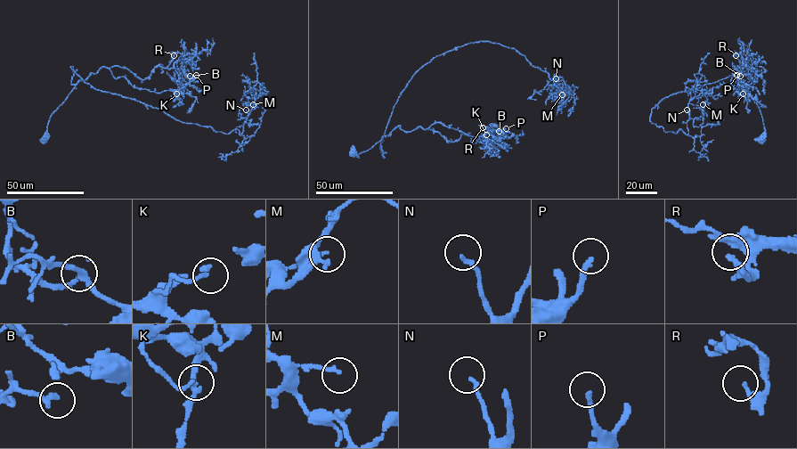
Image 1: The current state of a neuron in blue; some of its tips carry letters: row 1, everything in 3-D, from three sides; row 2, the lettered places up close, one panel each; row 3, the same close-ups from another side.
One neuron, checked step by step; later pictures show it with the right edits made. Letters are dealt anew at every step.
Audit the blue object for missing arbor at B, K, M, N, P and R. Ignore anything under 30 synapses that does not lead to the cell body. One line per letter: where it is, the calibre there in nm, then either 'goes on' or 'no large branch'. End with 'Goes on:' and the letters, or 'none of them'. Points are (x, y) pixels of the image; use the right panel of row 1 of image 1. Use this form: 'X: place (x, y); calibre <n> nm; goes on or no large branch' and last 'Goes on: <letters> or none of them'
B: place (740, 76); calibre 140 nm; goes on
K: place (743, 93); calibre 140 nm; no large branch
M: place (703, 104); calibre 130 nm; no large branch
N: place (687, 110); calibre 150 nm; goes on
P: place (736, 75); calibre 180 nm; goes on
R: place (736, 55); calibre 240 nm; no large branch
Goes on: B, N, P

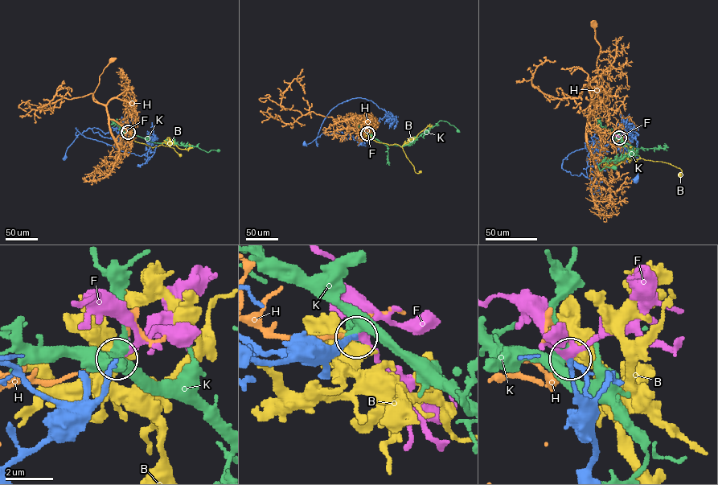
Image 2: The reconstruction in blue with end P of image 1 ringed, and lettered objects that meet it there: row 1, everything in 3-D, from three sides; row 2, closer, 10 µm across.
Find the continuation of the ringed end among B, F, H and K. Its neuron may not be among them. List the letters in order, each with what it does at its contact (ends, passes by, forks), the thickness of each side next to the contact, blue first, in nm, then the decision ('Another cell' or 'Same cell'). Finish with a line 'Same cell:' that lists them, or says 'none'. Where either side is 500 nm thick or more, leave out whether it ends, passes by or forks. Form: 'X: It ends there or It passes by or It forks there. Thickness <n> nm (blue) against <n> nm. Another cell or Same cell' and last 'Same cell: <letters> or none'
B: It forks there. Thickness 200 nm (blue) against 400 nm. Another cell
F: It passes by. Thickness 180 nm (blue) against 240 nm. Same cell
H: It passes by. Thickness 180 nm (blue) against 160 nm. Another cell
K: It forks there. Thickness 200 nm (blue) against 360 nm. Another cell
Same cell: F

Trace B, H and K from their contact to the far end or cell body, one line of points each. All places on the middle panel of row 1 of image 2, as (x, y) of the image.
B: (367, 133), (376, 141), (399, 145), (415, 172), (420, 172)
H: (367, 133), (364, 133), (369, 129), (367, 123), (355, 114), (339, 117), (334, 121), (351, 118)
K: (367, 133), (386, 145), (404, 146), (440, 121), (447, 121), (457, 130)

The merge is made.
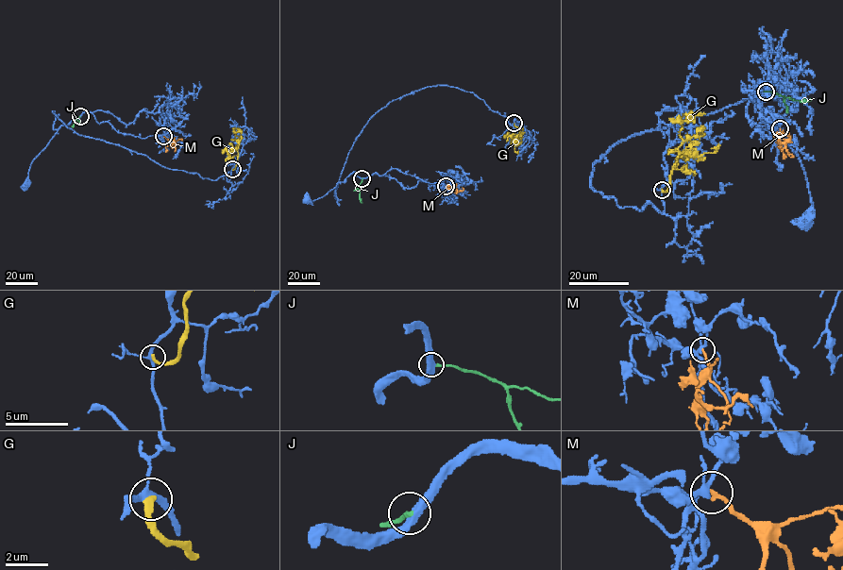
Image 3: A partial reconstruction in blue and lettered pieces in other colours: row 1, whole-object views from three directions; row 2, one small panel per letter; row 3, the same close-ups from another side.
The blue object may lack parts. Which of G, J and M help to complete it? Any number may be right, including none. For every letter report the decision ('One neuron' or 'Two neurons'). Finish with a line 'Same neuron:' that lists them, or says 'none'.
G: Two neurons
J: Two neurons
M: One neuron
Same neuron: M

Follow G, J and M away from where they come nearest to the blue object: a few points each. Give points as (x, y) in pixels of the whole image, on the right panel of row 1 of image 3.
G: (662, 190), (665, 192), (668, 187), (669, 176), (682, 141), (678, 119), (685, 114), (704, 113)
J: (766, 92), (794, 100), (810, 99)
M: (780, 129), (784, 142), (790, 137), (782, 133)

